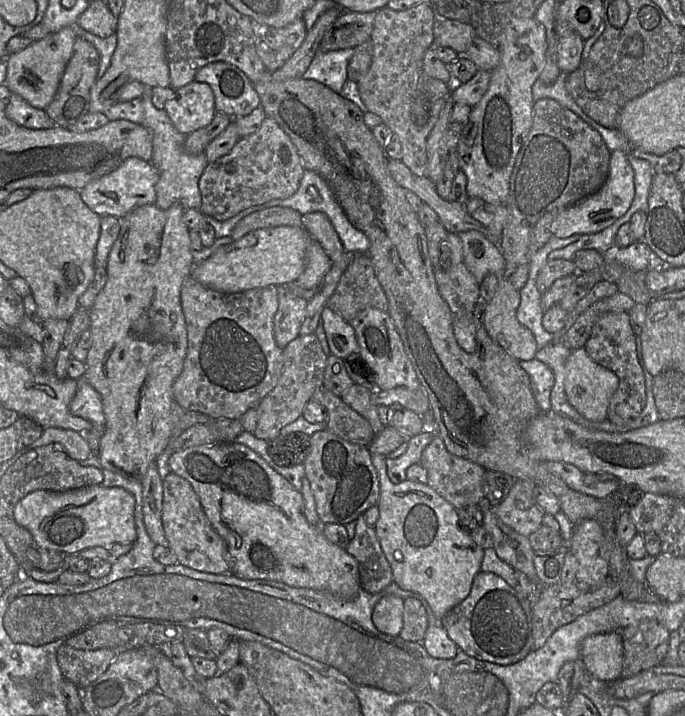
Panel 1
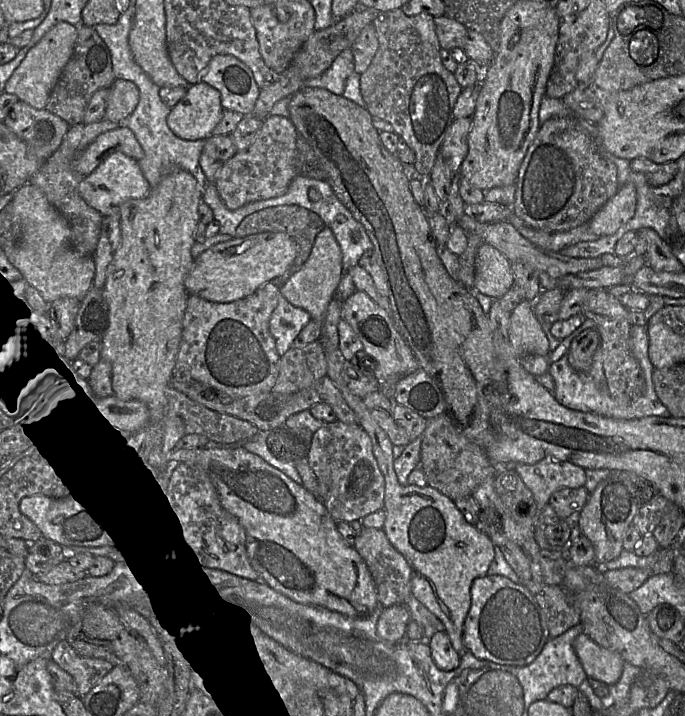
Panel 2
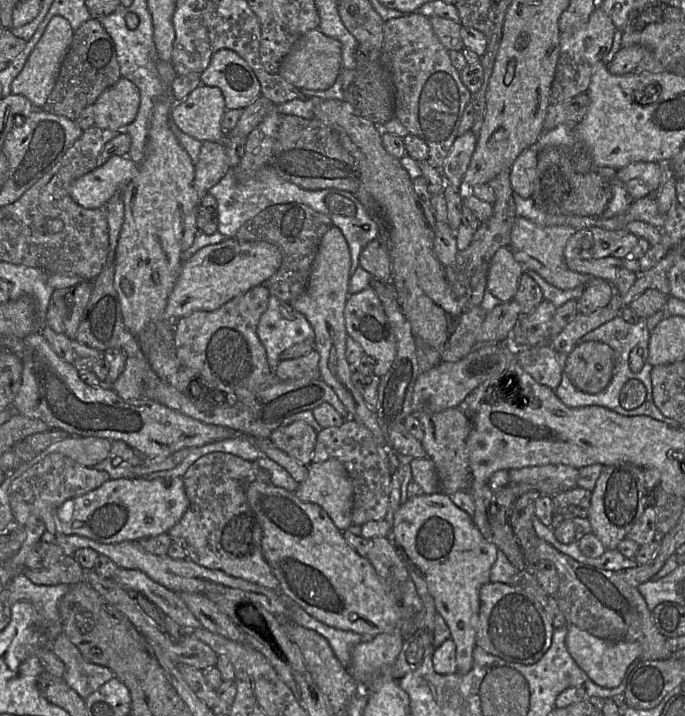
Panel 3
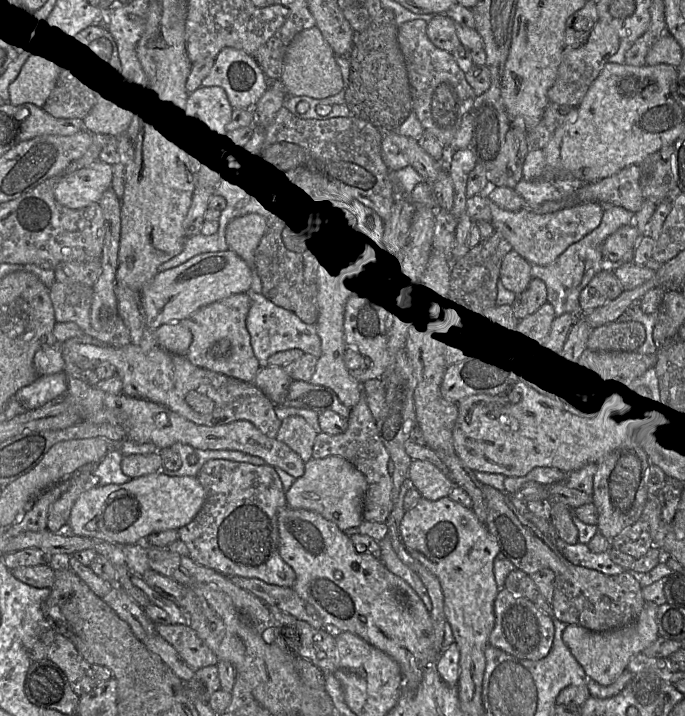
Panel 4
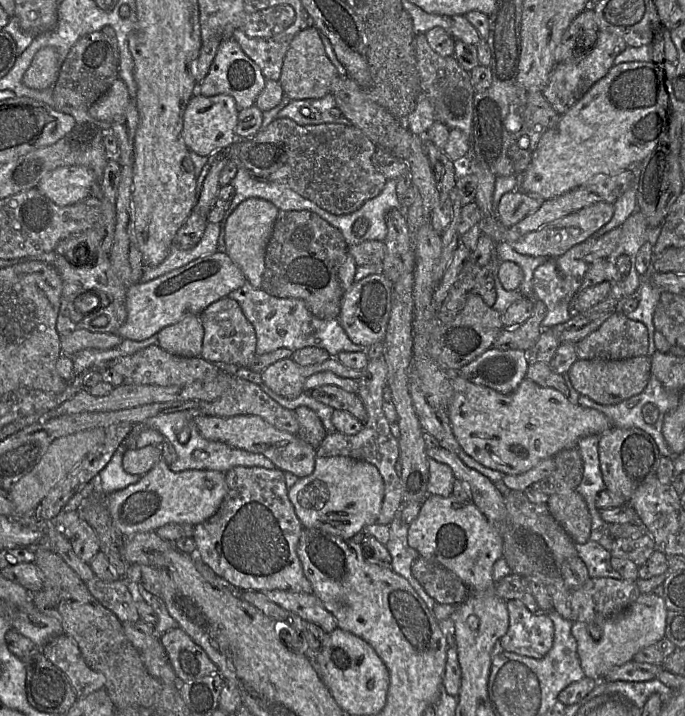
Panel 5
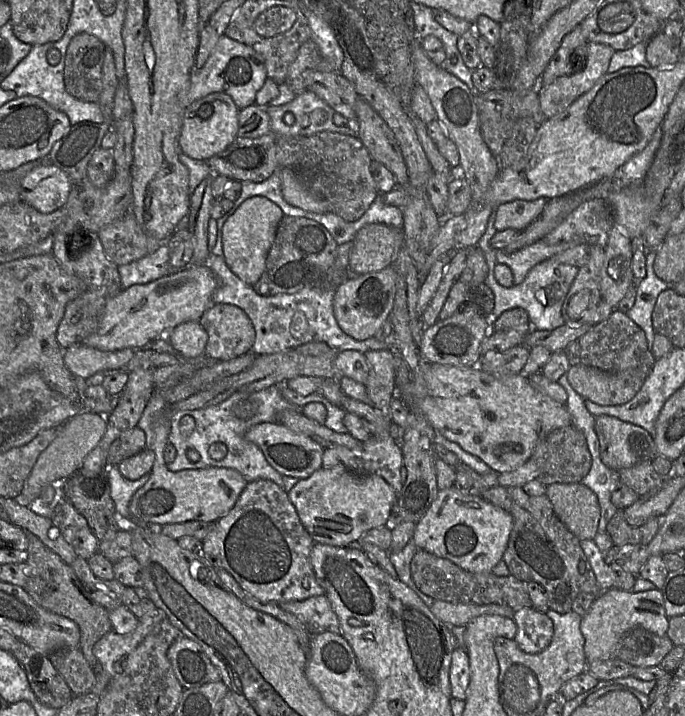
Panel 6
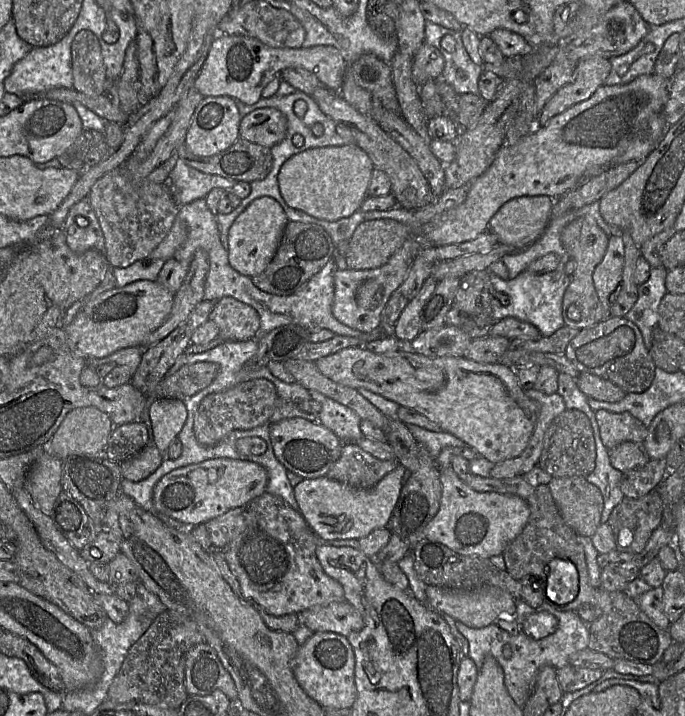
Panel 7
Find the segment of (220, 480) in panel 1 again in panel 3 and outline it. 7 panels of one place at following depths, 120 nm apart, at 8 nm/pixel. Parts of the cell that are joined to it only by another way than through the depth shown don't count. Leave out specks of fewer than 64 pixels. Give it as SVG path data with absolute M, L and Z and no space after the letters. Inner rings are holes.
M253 481L245 489L247 501L262 528L261 551L279 582L279 590L310 616L324 624L372 638L378 634L401 631L404 608L391 588L377 574L371 562L359 555L344 539L327 512L315 503L299 500L293 492L271 482Z

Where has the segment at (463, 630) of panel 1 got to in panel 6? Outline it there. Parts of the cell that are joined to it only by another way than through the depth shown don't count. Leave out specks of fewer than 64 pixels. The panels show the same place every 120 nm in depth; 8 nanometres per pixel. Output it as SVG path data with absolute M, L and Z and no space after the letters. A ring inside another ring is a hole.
M533 607L520 608L514 611L513 620L517 626L514 641L525 653L539 653L550 644L554 626L546 613Z

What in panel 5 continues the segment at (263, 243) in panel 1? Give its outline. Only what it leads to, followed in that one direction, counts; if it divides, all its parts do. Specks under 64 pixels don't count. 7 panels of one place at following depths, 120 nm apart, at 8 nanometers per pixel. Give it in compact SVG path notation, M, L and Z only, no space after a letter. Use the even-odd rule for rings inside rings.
M225 252L200 257L148 282L127 288L127 318L117 331L123 339L144 341L186 316L198 316L209 305L241 288L247 279Z

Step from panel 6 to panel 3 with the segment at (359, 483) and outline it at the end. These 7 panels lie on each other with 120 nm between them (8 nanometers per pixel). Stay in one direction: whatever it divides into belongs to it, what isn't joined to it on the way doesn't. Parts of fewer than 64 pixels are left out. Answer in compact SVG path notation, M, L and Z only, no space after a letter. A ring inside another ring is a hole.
M336 458L321 463L311 462L306 479L298 484L294 495L303 502L315 503L322 507L334 525L344 531L352 524L353 485L344 465Z

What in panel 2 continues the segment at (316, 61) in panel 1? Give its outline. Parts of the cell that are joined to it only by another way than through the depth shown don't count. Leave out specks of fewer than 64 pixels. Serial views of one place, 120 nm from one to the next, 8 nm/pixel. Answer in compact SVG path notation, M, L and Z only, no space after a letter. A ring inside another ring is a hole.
M352 47L342 51L331 66L321 75L303 81L302 88L324 88L336 95L342 95L346 79L354 72Z

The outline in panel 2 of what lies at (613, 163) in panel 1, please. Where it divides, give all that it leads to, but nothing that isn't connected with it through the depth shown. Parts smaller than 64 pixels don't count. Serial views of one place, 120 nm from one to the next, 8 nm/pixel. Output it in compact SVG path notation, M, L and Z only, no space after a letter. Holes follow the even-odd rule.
M626 183L587 223L591 232L599 236L614 234L635 214L637 191L633 183Z

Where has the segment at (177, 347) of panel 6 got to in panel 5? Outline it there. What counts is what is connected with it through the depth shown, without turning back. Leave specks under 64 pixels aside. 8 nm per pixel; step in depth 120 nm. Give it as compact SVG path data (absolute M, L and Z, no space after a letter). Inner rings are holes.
M186 316L157 334L158 345L172 355L199 357L202 351L204 329L198 316Z

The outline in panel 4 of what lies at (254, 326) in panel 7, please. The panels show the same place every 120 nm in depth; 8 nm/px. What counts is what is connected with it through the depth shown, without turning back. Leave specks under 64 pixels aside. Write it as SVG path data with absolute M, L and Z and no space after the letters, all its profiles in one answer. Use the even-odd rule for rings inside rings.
M239 293L211 303L186 319L192 333L192 343L186 358L195 366L233 377L244 382L253 382L261 364L253 352L246 319L251 307L248 293Z

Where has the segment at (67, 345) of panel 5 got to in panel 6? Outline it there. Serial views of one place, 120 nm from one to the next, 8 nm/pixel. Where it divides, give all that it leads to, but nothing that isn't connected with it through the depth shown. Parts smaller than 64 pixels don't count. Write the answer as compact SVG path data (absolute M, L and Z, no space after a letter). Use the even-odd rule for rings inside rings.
M77 343L64 350L64 362L74 376L87 379L97 372L125 370L135 350L142 349L127 348L106 352Z

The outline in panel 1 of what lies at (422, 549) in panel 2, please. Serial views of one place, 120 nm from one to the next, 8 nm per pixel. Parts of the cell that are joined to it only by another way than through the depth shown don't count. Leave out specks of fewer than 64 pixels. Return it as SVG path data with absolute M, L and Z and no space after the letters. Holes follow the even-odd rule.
M372 454L373 464L378 472L380 481L380 496L377 503L379 509L379 518L374 526L376 535L379 539L382 551L388 560L393 574L393 580L397 585L405 590L413 591L420 594L428 602L432 608L436 618L441 621L441 619L455 606L460 604L470 593L474 577L480 572L481 564L484 556L484 549L479 547L471 538L471 535L461 528L459 524L459 514L458 510L441 497L436 491L434 491L429 485L422 484L419 482L409 481L408 479L394 484L388 477L386 457L380 454Z

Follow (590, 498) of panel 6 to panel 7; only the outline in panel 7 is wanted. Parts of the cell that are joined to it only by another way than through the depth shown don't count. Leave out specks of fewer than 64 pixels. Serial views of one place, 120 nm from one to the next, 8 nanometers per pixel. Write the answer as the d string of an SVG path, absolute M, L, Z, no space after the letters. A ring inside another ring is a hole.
M582 476L552 478L548 486L564 522L577 535L592 537L604 508L600 489Z

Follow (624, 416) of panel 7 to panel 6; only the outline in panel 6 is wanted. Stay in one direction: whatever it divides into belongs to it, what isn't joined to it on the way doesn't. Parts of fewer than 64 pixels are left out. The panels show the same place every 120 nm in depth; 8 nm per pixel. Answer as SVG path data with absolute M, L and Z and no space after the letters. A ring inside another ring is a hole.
M608 415L595 417L602 462L613 471L630 468L656 456L652 435L633 423Z

